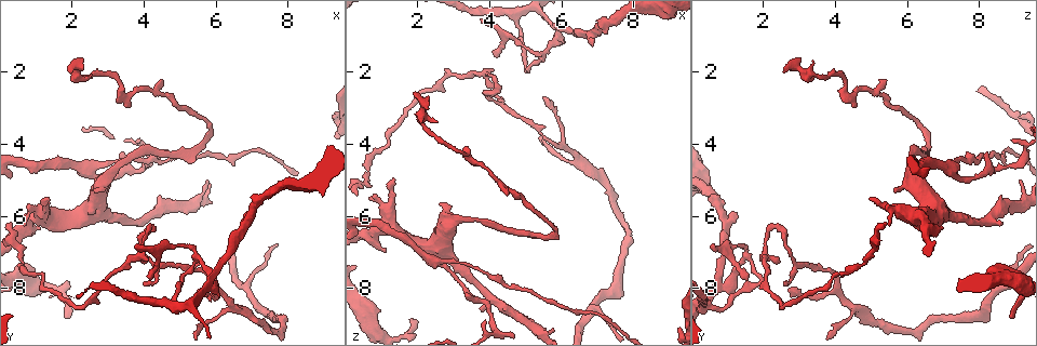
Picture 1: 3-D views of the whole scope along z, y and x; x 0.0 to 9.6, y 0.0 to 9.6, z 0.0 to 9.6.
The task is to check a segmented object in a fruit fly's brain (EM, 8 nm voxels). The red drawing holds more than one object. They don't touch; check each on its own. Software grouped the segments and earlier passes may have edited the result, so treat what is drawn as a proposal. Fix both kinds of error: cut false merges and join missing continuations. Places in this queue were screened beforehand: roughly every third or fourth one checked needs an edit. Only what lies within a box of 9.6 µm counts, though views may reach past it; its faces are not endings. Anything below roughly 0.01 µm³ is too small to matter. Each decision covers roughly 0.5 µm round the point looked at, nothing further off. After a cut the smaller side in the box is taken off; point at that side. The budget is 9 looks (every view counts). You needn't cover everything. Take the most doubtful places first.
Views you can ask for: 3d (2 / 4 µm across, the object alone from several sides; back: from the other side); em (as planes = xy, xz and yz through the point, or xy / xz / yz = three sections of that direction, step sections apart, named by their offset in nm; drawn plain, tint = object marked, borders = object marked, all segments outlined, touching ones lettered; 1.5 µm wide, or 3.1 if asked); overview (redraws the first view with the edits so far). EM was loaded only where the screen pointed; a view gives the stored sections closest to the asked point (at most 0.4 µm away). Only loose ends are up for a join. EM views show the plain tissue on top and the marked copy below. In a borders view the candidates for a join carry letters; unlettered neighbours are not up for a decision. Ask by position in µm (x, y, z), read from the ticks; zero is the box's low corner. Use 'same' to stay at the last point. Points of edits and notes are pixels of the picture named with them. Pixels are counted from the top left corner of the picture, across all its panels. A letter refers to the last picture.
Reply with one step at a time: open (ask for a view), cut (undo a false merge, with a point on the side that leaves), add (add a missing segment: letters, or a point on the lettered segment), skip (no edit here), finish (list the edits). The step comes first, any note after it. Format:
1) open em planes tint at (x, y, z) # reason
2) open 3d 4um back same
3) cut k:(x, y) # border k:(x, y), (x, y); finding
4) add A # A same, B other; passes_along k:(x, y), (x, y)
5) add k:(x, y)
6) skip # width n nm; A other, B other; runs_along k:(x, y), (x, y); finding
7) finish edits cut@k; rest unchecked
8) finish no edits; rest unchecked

open 3d 4um at (1.85, 8.85, 8.90) # free end

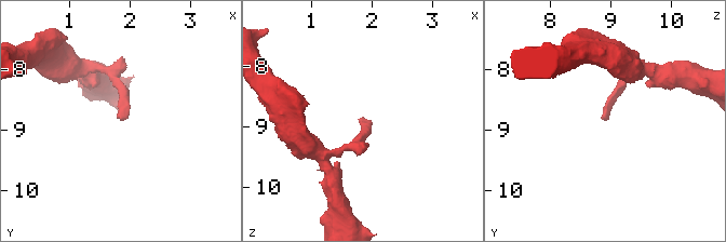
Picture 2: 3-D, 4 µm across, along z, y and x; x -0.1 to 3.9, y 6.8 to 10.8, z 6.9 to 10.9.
open em xz step 8 borders at (1.90, 8.85, 8.90)

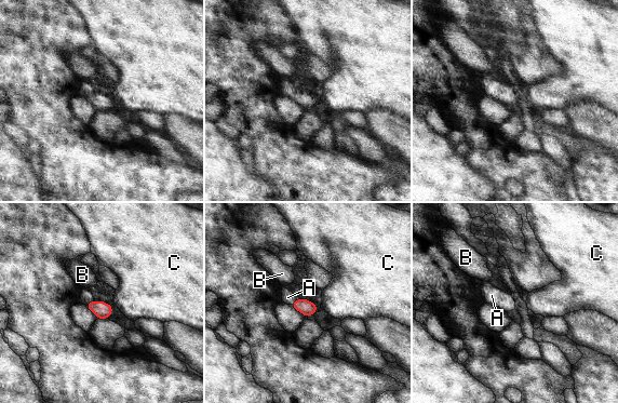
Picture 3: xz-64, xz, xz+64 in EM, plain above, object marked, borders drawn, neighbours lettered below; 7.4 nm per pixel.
open em planes borders same # another direction

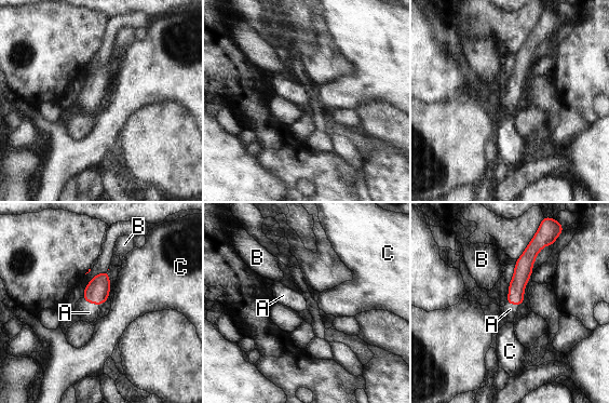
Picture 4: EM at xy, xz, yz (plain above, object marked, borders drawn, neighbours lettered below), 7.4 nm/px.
add A # A same, B other, C other; passes_along 4:(96, 292), (91, 303), (89, 312); the neuron continues

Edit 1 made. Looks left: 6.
open overview # see it whole again

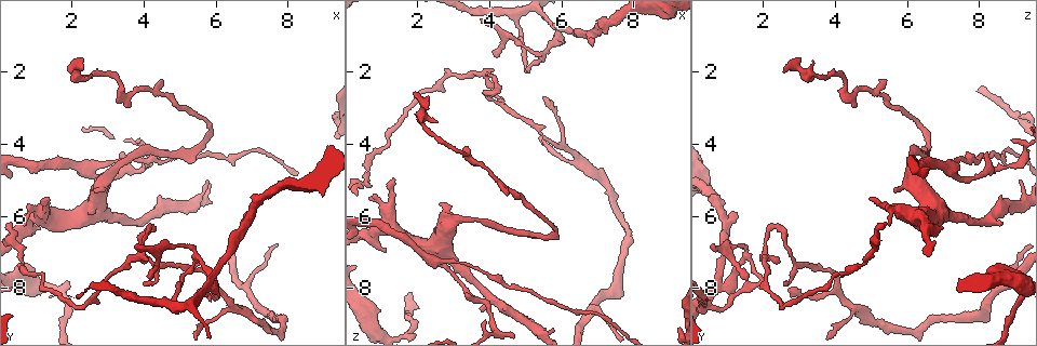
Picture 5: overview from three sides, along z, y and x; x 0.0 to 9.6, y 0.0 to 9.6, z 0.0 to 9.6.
open 3d 4um back at (0.80, 5.80, 5.40) # thick end

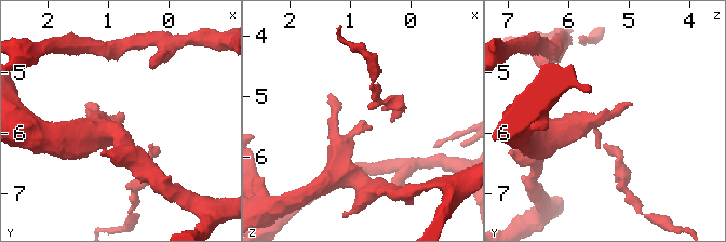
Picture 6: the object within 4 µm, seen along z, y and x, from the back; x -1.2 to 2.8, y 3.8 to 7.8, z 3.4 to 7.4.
open em xz step 8 tint at (0.75, 5.75, 5.45) # shape alone is not enough

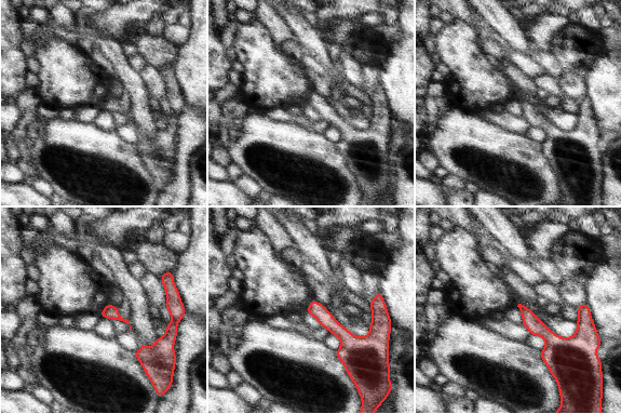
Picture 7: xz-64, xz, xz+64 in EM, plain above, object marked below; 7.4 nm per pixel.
open em planes borders same # cut it another way

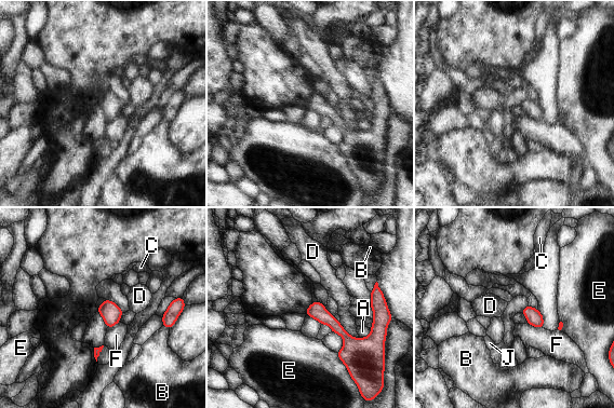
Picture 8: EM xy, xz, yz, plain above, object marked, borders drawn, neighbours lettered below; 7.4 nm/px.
skip # A other, B other, C other, D other, E other, F other, J other; runs_along 8:(308, 312), (319, 312), (362, 344); no lettered segment goes on from it

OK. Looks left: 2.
open em planes tint at (6.10, 8.05, 4.05)

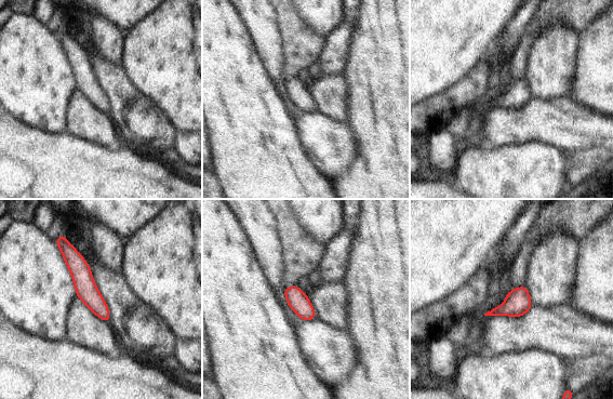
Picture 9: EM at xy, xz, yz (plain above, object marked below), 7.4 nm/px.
open em planes borders same # what lies round it

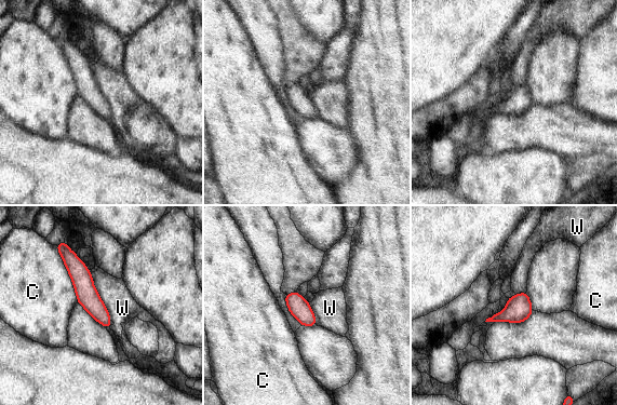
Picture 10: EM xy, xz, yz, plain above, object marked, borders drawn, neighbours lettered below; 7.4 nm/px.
skip # C other, W other; runs_along 10:(66, 252), (107, 324); continuous, no second neuron

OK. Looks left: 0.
finish edits add@4; rest unchecked

